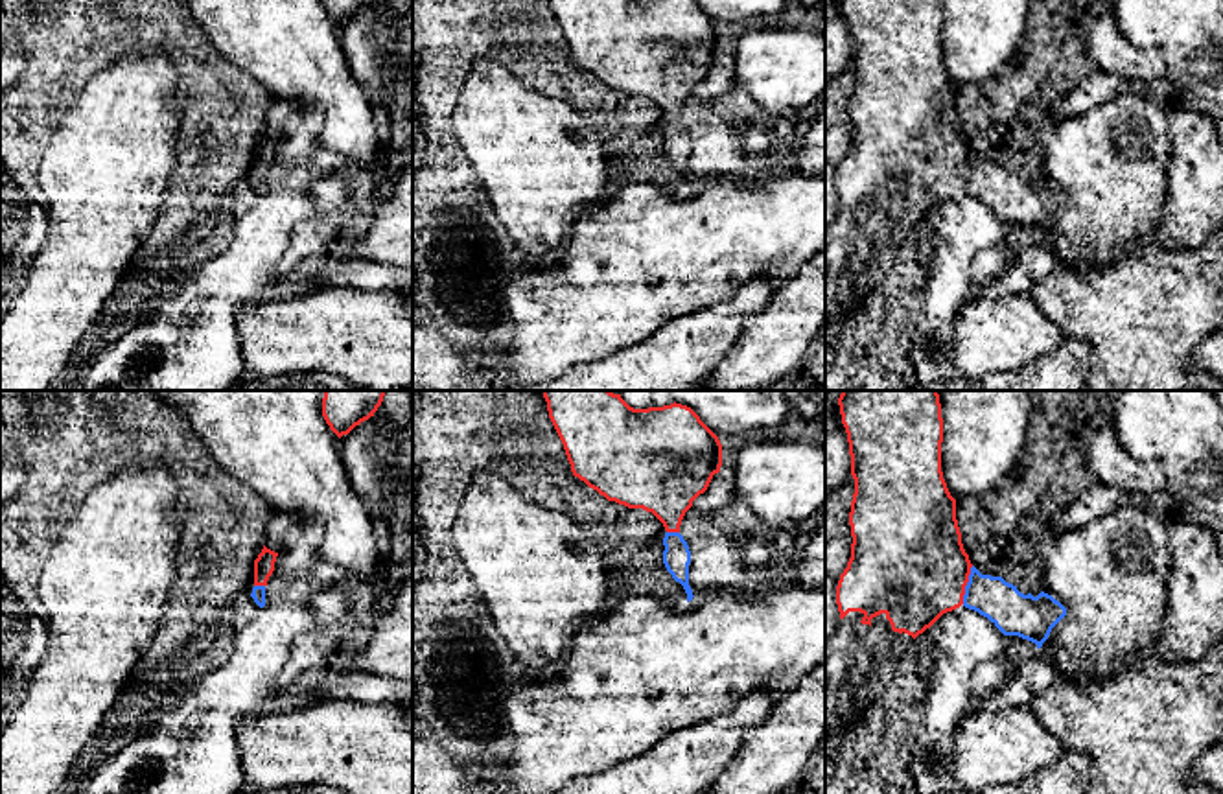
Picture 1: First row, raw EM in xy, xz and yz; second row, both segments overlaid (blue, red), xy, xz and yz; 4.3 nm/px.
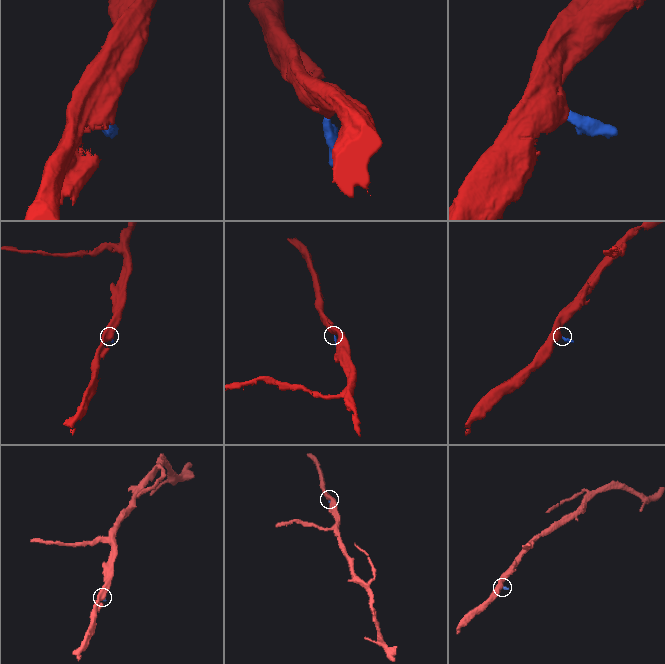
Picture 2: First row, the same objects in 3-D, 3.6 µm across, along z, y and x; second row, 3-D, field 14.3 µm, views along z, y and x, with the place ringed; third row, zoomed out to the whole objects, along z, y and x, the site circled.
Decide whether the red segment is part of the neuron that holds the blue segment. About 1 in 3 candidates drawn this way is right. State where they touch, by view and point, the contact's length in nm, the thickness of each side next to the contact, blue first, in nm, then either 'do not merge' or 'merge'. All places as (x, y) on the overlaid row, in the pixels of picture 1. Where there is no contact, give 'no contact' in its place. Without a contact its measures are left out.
yz (967, 584) | 180 nm | 190/460 nm | merge

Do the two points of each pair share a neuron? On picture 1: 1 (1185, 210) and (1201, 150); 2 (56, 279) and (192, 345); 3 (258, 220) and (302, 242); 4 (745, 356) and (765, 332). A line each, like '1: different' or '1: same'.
1: same
2: different
3: different
4: same

